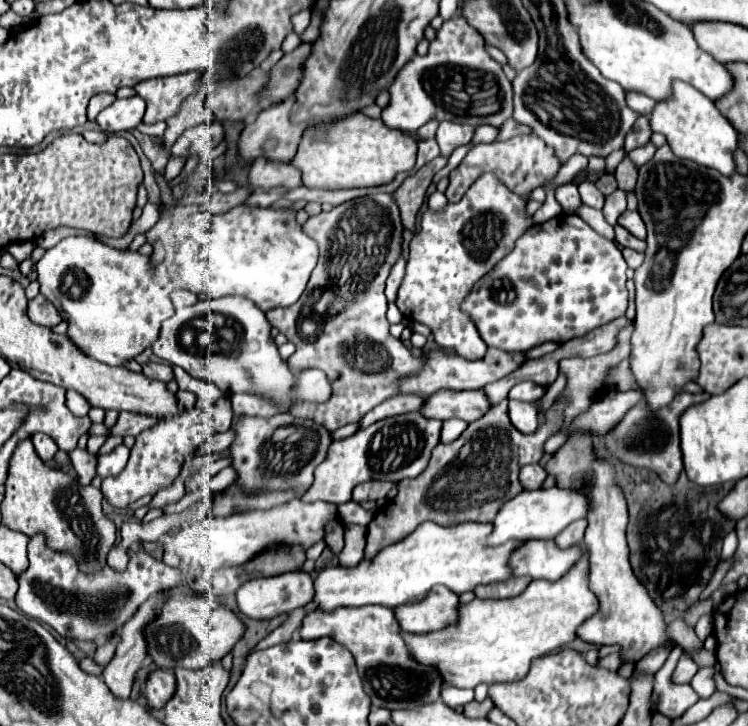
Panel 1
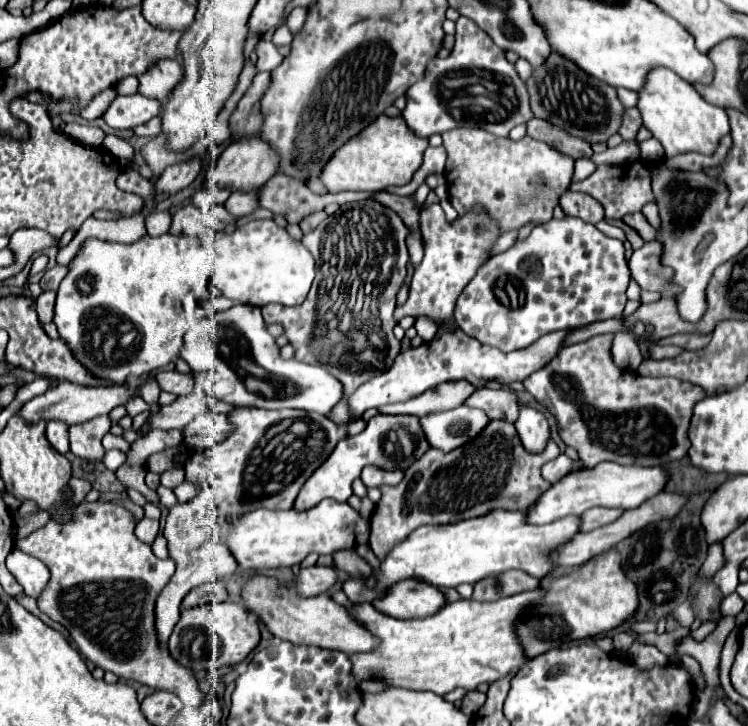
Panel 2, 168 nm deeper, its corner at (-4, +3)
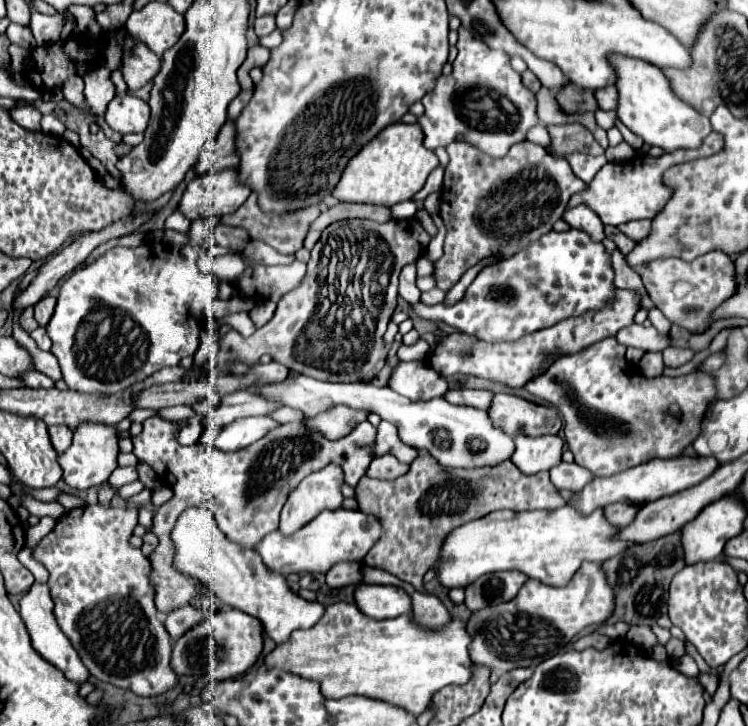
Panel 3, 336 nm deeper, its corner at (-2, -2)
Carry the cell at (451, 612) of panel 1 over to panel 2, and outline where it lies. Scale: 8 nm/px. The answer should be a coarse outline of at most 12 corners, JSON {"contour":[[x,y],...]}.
{"contour":[[428,582],[388,586],[372,606],[392,618],[426,618],[444,604]]}

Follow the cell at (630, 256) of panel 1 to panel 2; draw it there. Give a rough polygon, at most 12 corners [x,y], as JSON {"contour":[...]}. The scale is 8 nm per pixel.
{"contour":[[660,240],[634,250],[628,266],[642,290],[672,296]]}

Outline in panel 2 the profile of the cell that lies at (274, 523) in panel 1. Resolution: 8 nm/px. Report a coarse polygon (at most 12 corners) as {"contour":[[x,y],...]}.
{"contour":[[322,500],[216,524],[244,570],[354,550],[370,520]]}

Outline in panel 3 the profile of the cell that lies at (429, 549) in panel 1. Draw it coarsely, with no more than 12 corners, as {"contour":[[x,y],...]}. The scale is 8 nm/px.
{"contour":[[602,509],[494,511],[450,531],[432,567],[468,587],[522,571],[562,587],[614,541]]}

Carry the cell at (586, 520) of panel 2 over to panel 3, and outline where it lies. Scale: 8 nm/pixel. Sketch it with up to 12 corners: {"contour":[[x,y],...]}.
{"contour":[[630,503],[604,507],[612,527],[624,527],[634,519],[638,507]]}

